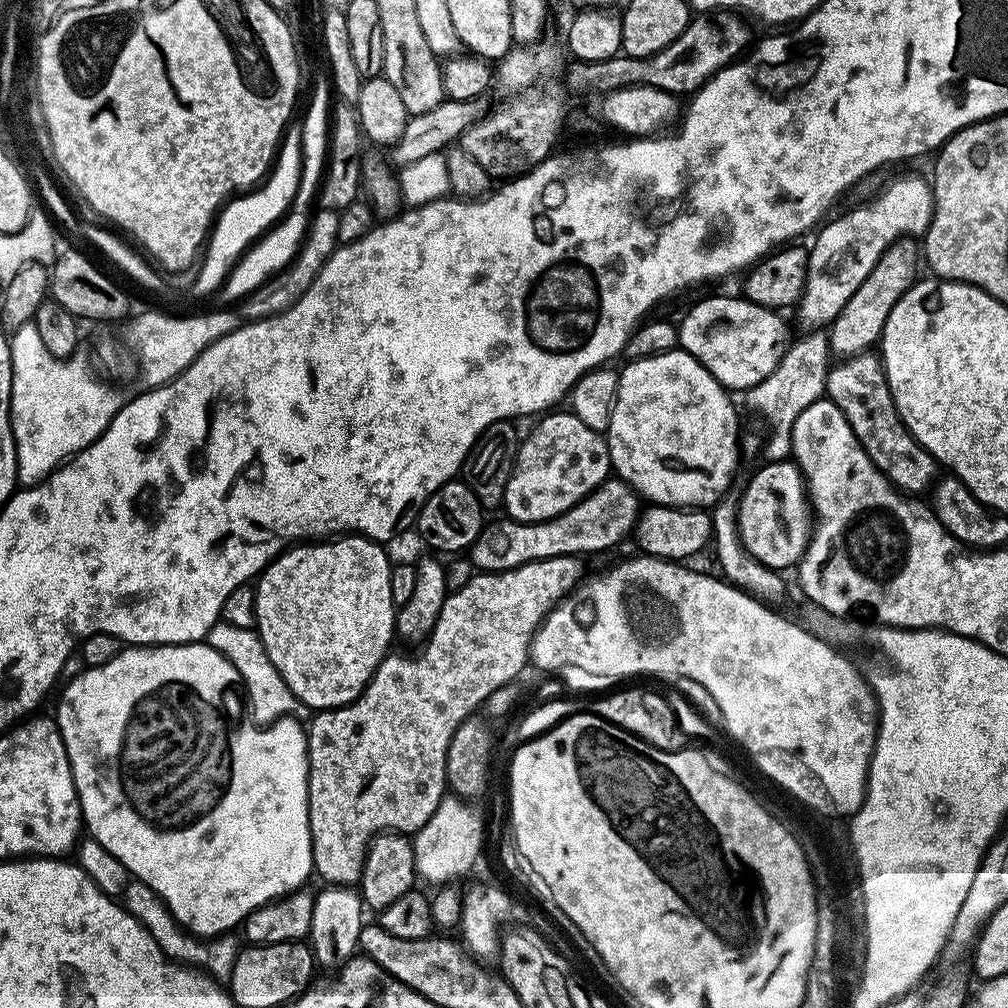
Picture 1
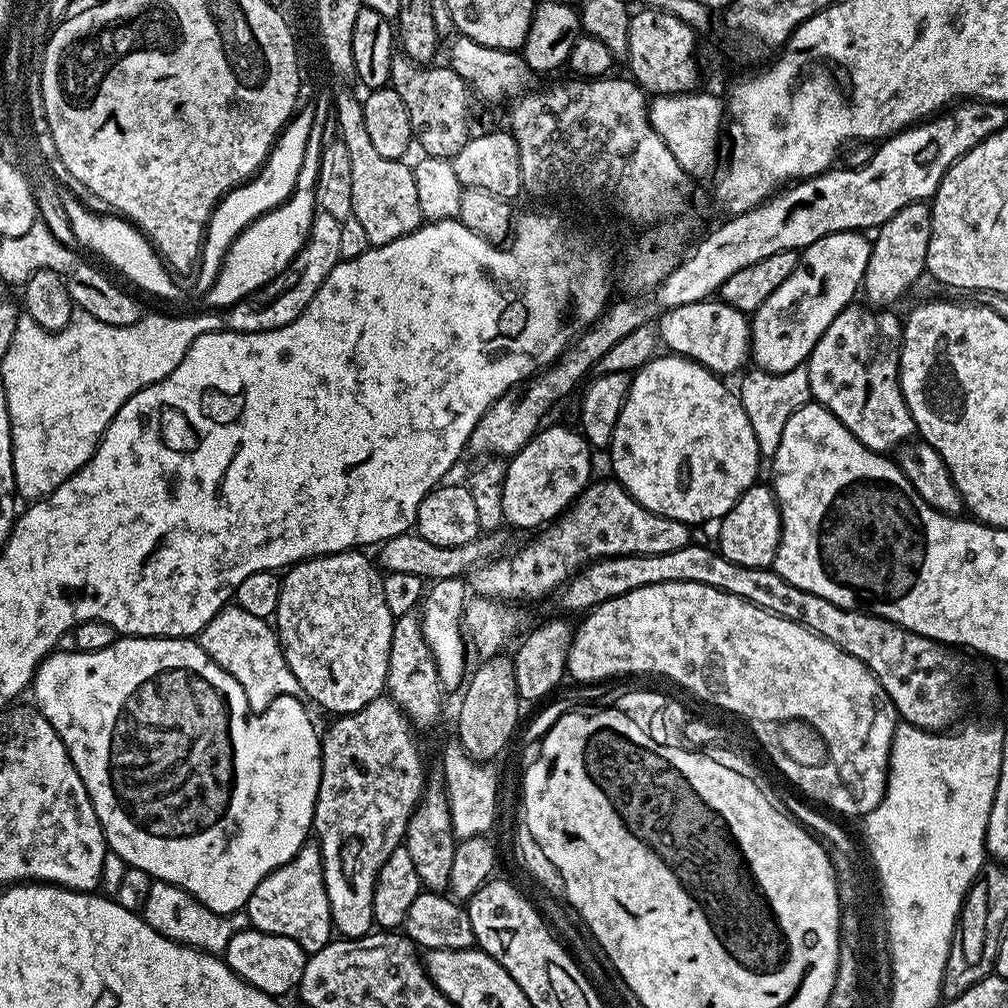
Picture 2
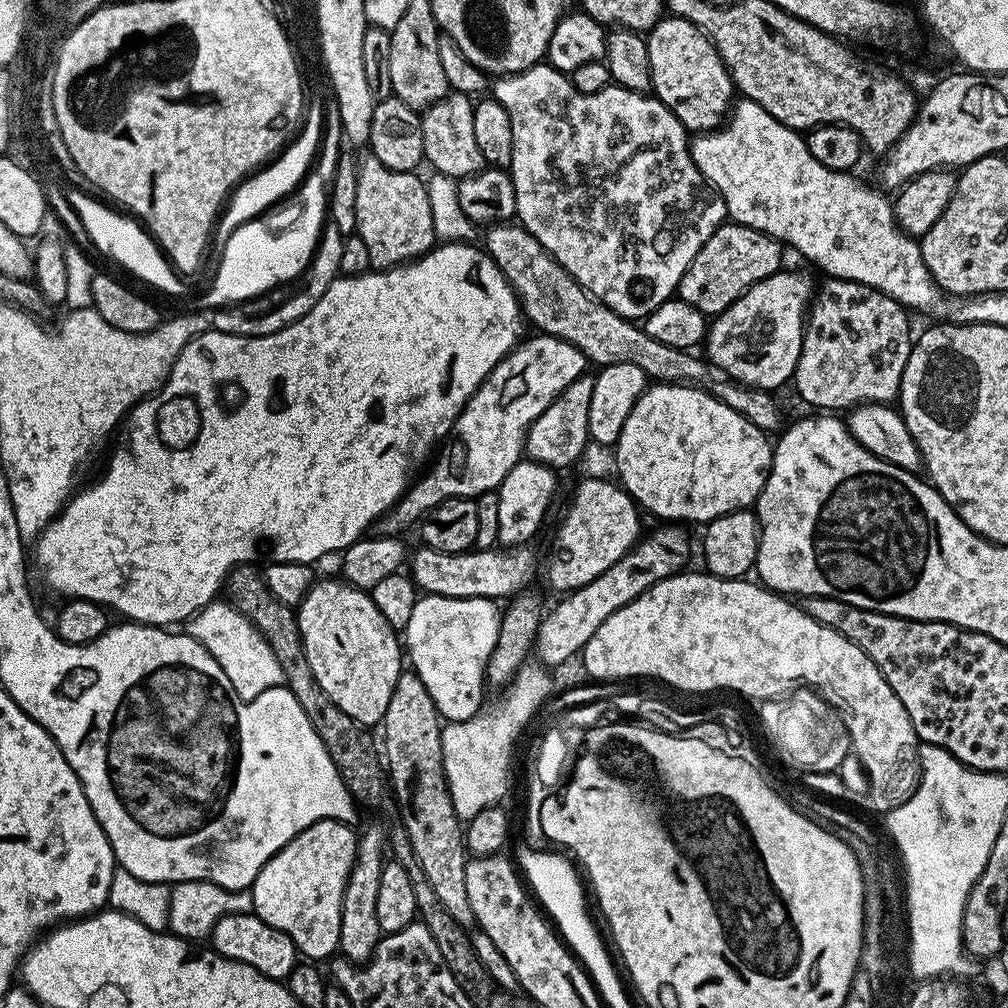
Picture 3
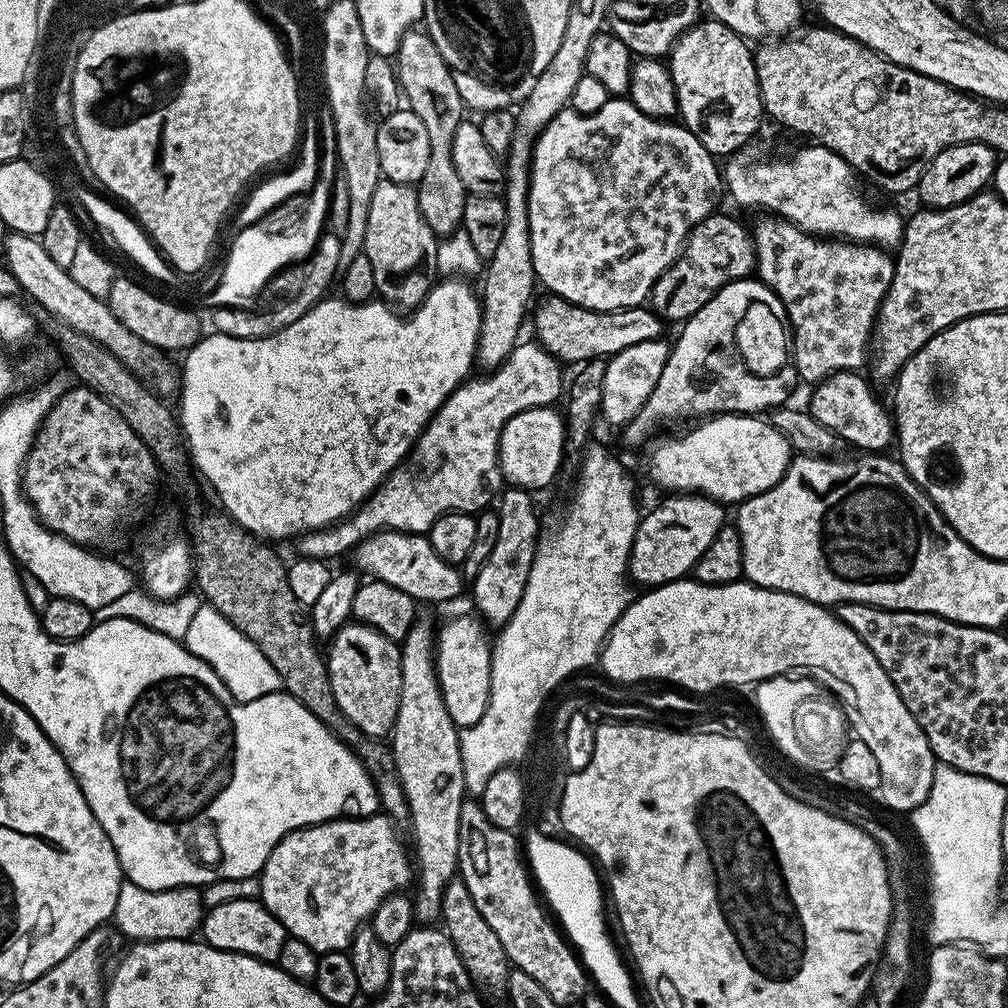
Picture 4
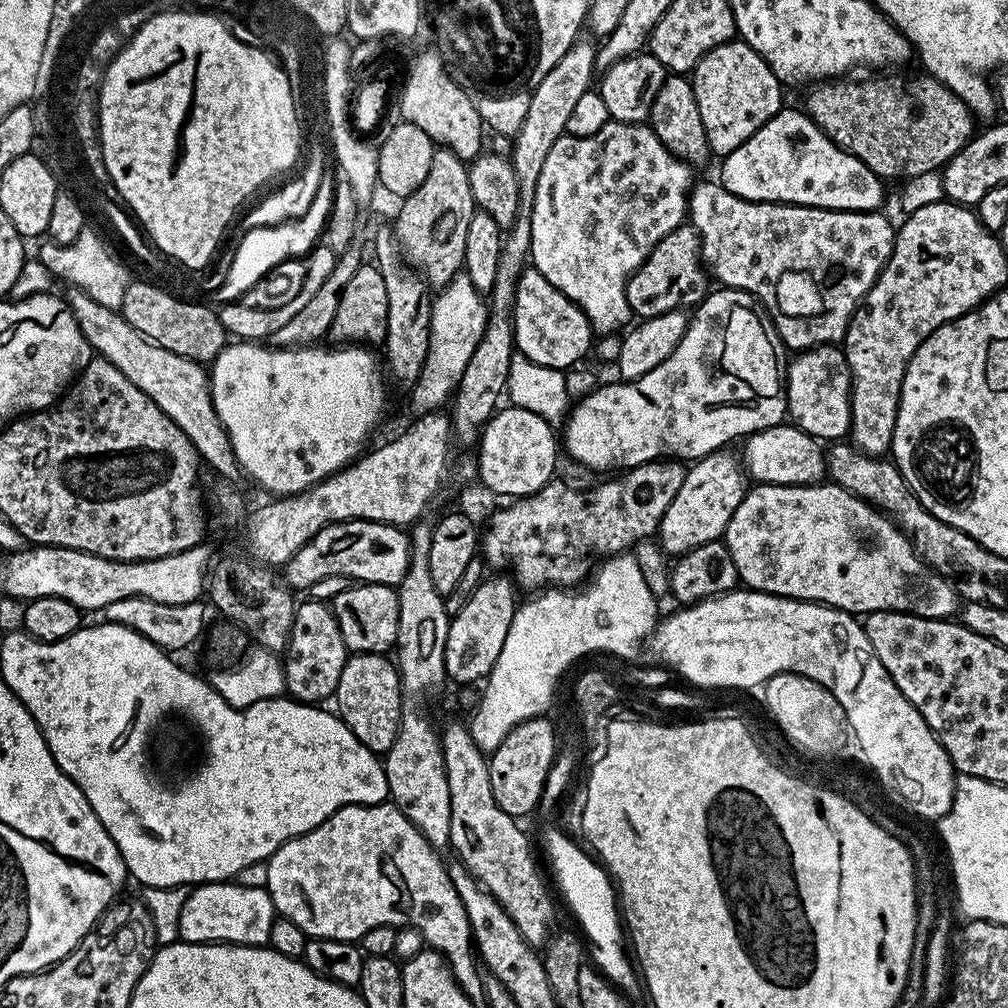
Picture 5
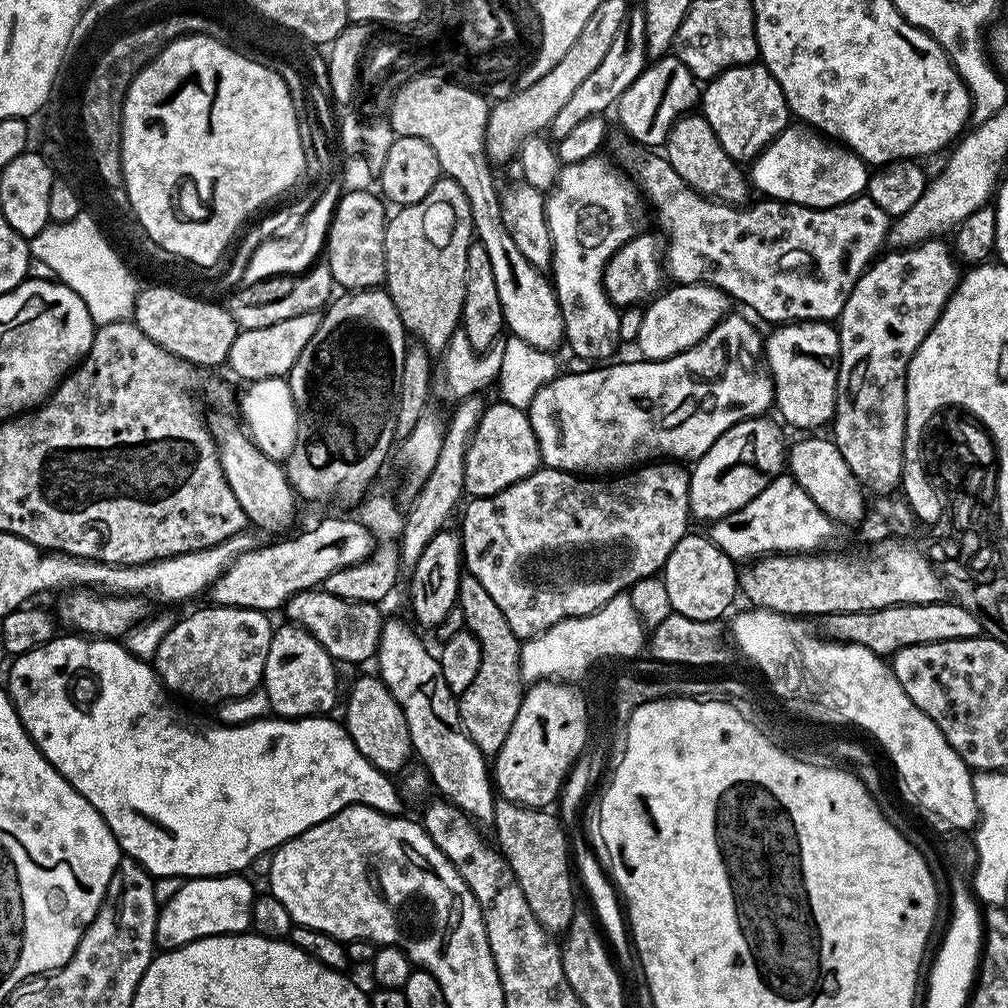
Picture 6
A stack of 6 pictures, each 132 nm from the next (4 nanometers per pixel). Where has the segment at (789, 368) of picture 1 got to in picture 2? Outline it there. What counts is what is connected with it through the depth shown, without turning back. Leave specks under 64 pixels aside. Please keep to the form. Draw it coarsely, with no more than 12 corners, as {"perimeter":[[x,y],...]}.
{"perimeter":[[805,365],[757,368],[738,395],[760,454],[777,452],[790,415],[811,401]]}

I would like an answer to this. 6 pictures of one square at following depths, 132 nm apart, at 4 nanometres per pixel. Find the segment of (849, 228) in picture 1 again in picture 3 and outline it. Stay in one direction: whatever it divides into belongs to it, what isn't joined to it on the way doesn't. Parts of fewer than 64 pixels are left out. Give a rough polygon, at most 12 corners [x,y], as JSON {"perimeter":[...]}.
{"perimeter":[[781,270],[711,321],[707,359],[793,379],[814,284]]}

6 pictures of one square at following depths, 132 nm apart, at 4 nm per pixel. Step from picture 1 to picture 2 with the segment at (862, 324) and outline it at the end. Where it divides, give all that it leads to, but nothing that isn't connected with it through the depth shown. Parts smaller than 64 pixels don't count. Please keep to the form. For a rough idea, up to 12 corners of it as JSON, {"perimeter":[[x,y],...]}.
{"perimeter":[[932,209],[880,225],[862,285],[887,309],[925,275]]}

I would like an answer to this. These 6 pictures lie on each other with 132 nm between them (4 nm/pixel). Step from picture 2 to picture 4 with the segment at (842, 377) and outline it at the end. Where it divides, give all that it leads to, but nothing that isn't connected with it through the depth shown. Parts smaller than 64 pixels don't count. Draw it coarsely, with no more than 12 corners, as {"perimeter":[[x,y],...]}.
{"perimeter":[[771,214],[755,271],[788,315],[797,377],[870,360],[885,249]]}

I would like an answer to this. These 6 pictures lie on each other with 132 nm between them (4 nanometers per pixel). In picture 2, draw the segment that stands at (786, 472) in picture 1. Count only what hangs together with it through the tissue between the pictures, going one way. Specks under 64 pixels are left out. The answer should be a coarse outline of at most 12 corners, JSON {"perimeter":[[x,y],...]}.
{"perimeter":[[767,483],[747,488],[719,521],[718,550],[771,568],[780,508]]}

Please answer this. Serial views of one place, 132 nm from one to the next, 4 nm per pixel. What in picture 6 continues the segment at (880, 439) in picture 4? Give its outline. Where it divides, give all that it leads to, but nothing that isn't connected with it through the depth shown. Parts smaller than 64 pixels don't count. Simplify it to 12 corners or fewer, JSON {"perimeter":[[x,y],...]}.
{"perimeter":[[782,324],[762,352],[785,425],[836,415],[840,333]]}

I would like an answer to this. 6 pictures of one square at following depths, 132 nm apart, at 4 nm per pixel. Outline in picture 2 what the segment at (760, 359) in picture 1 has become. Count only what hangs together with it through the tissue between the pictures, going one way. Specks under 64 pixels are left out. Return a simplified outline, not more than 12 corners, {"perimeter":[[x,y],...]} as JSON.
{"perimeter":[[719,298],[659,317],[661,345],[714,373],[749,363],[749,317]]}

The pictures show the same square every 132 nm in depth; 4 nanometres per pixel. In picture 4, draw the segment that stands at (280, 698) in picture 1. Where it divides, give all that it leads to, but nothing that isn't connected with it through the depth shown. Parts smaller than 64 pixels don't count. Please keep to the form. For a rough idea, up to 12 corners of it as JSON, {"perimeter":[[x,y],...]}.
{"perimeter":[[207,604],[182,642],[237,703],[281,689],[258,646]]}

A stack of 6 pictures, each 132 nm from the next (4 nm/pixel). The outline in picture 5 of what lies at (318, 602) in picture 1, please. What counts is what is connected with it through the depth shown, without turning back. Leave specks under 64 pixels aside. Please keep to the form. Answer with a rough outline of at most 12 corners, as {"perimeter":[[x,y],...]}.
{"perimeter":[[349,655],[334,703],[362,746],[387,754],[400,729],[400,673]]}

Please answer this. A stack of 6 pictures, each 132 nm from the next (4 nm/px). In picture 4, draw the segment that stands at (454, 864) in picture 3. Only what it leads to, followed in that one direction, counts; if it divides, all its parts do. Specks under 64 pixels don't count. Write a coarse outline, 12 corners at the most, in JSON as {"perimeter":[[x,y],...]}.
{"perimeter":[[463,880],[440,920],[485,997],[507,997],[508,955]]}

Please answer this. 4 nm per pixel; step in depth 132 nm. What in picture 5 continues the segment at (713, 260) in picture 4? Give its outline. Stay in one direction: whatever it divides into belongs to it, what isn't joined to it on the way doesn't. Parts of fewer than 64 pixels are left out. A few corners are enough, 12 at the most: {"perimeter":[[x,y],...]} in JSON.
{"perimeter":[[685,222],[626,286],[633,314],[695,309],[709,291],[700,236]]}

